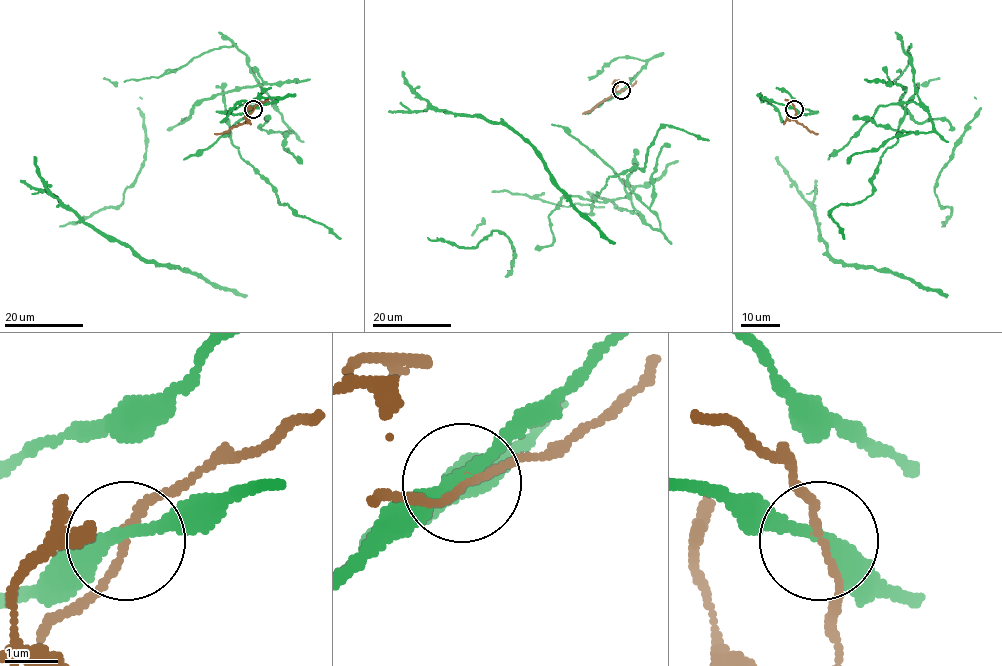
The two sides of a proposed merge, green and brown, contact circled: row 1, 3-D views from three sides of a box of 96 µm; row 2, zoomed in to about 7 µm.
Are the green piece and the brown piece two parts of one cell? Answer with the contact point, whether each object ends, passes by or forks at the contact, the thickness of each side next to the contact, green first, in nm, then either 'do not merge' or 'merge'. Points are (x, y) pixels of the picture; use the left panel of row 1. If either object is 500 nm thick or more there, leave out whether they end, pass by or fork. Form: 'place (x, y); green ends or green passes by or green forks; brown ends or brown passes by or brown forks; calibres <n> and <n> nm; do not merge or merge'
place (253, 109); green passes by; brown passes by; calibres 260 and 140 nm; do not merge

